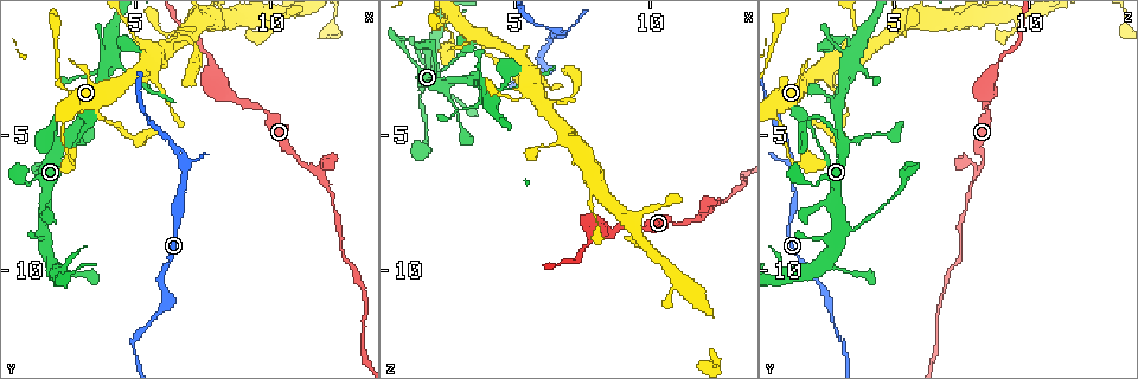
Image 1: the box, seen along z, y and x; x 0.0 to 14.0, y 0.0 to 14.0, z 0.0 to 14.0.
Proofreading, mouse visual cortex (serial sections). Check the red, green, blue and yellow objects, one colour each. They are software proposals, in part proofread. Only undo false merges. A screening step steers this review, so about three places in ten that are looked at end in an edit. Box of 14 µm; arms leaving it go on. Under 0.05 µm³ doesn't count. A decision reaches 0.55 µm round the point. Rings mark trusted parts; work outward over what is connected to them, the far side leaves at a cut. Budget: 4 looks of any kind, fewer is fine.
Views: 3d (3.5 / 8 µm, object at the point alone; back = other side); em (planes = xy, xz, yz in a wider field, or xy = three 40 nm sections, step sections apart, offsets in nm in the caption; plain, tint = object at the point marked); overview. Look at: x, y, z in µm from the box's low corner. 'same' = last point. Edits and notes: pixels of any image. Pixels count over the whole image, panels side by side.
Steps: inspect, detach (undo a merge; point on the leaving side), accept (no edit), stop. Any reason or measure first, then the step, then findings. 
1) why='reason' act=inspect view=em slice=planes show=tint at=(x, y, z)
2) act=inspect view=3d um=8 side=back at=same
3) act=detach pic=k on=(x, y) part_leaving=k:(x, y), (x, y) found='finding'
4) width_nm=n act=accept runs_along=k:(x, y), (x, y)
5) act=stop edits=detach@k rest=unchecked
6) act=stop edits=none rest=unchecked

why='branch point' act=inspect view=3d um=3.5 at=(2.0, 9.7, 2.4)

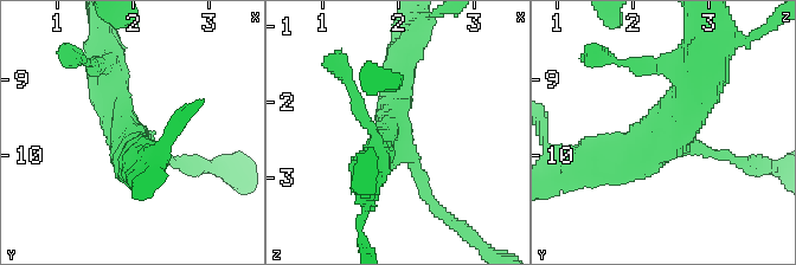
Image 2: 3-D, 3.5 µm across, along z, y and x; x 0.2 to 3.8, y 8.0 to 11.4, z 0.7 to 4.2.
why='now the EM' act=inspect view=em slice=planes show=tint at=(1.95, 9.75, 2.50)

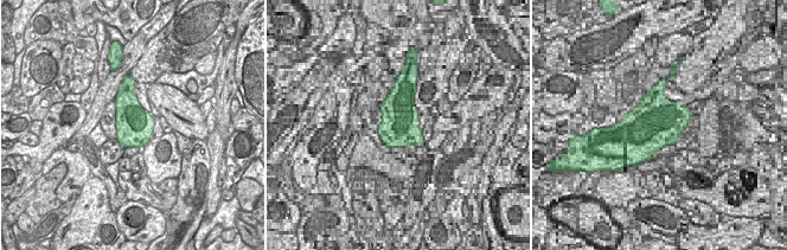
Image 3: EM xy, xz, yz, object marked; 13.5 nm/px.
width_nm=500 act=accept runs_along=2:(694, 68), (671, 137), (597, 159) found='all the same cell'

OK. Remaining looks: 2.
why='abrupt turn' act=inspect view=3d um=8 at=(6.3, 11.1, 2.5)

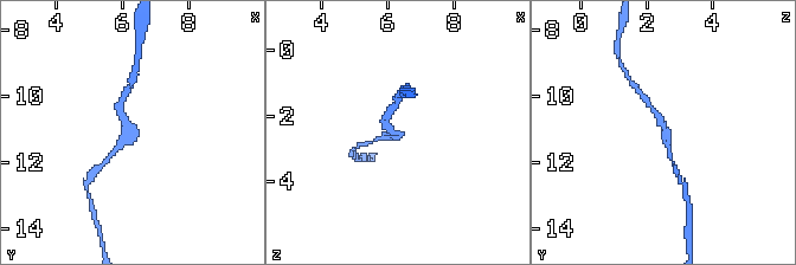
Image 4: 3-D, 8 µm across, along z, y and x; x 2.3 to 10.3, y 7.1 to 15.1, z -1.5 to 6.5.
arm_widths_nm=150,150 act=inspect view=em slice=xy step=2 show=tint at=(6.2, 11.2, 2.5)

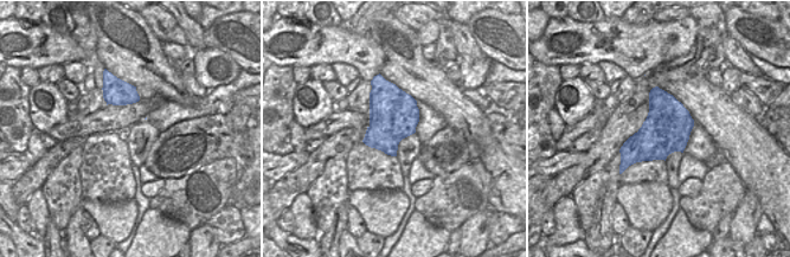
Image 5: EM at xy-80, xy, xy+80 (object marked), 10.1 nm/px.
act=accept runs_along=4:(650, 107), (665, 125), (672, 161) found='all the same cell'

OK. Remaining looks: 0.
act=stop edits=none rest=unchecked

